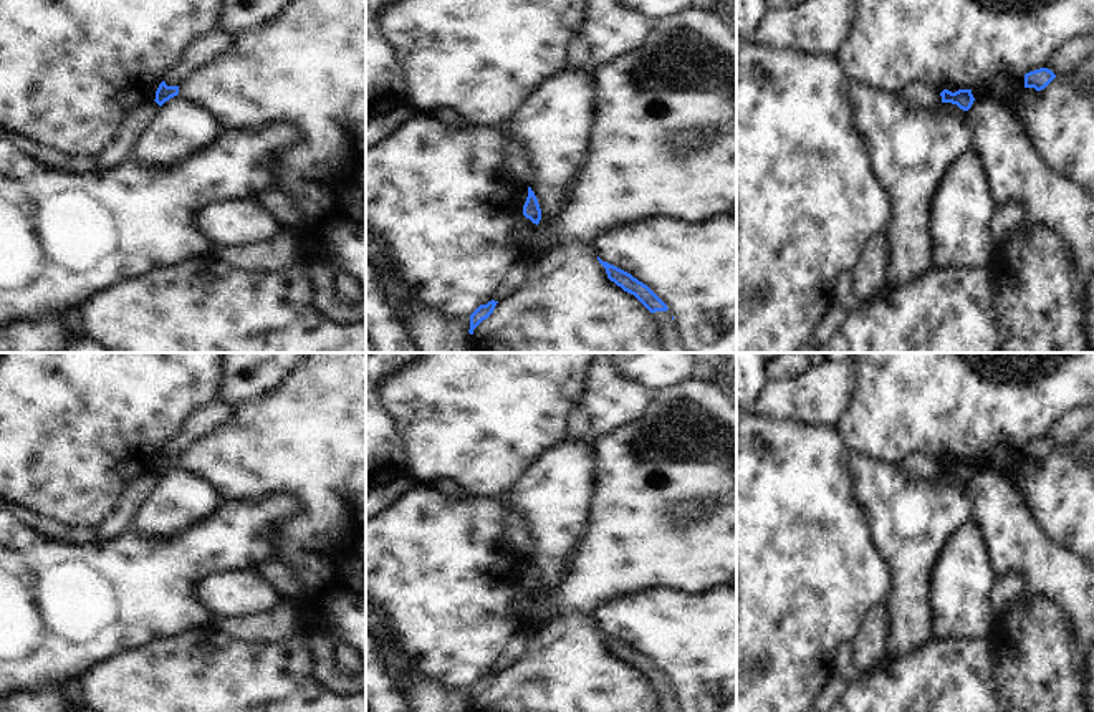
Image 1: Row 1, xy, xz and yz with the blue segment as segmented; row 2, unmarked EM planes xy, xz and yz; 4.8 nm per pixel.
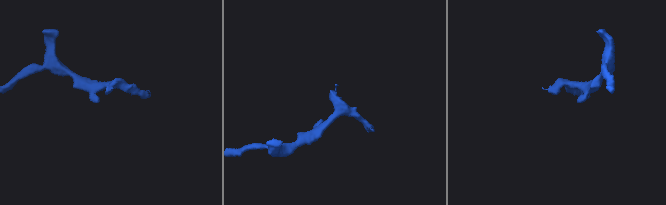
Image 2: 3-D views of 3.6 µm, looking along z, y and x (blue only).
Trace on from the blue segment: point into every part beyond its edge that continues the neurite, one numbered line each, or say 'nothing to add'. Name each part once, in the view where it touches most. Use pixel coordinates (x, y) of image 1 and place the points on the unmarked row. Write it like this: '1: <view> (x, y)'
1: xz (669, 702)

